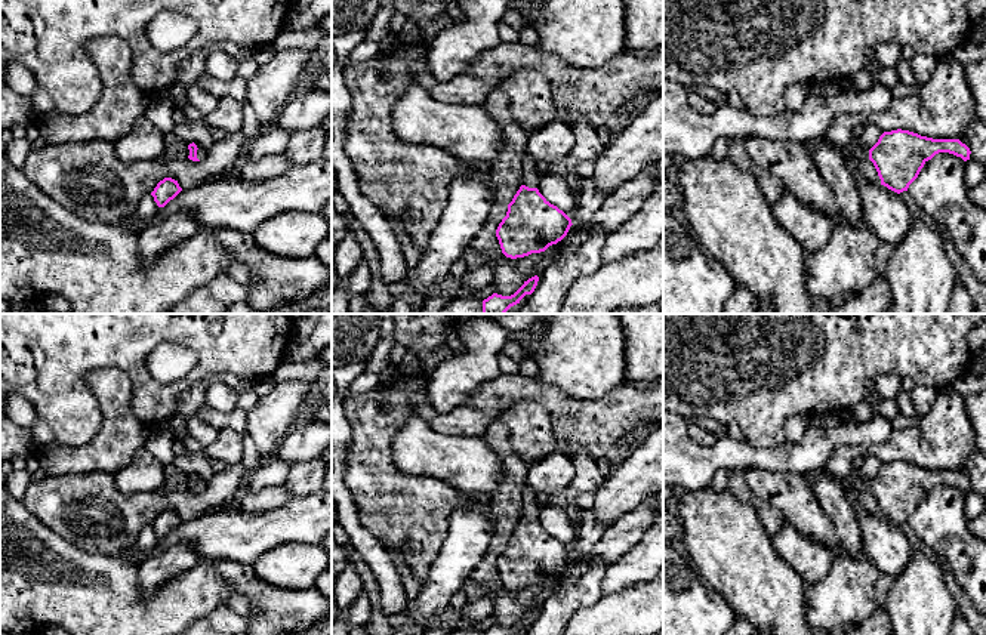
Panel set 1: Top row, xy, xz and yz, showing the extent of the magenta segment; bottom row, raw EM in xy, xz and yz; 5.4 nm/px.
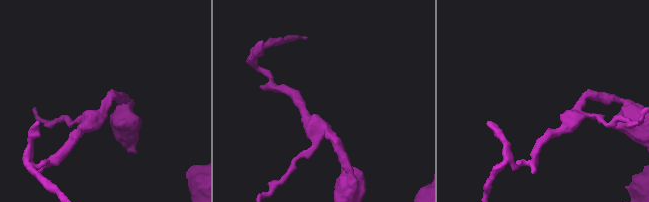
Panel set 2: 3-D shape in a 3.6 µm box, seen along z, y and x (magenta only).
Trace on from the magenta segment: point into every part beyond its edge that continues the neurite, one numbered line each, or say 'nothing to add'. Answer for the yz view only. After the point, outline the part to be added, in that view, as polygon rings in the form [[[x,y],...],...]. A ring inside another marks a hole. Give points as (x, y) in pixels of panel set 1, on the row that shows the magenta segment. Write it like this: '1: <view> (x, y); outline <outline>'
1: yz (854, 153); outline [[[826,135],[807,139],[802,142],[802,145],[811,152],[819,145],[829,142],[853,167],[863,161],[865,158],[869,158],[869,149],[862,145],[862,142],[857,138],[853,138],[847,145],[836,145],[831,142]]]

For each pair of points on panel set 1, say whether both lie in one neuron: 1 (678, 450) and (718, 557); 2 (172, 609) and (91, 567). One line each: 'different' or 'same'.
1: different
2: same

